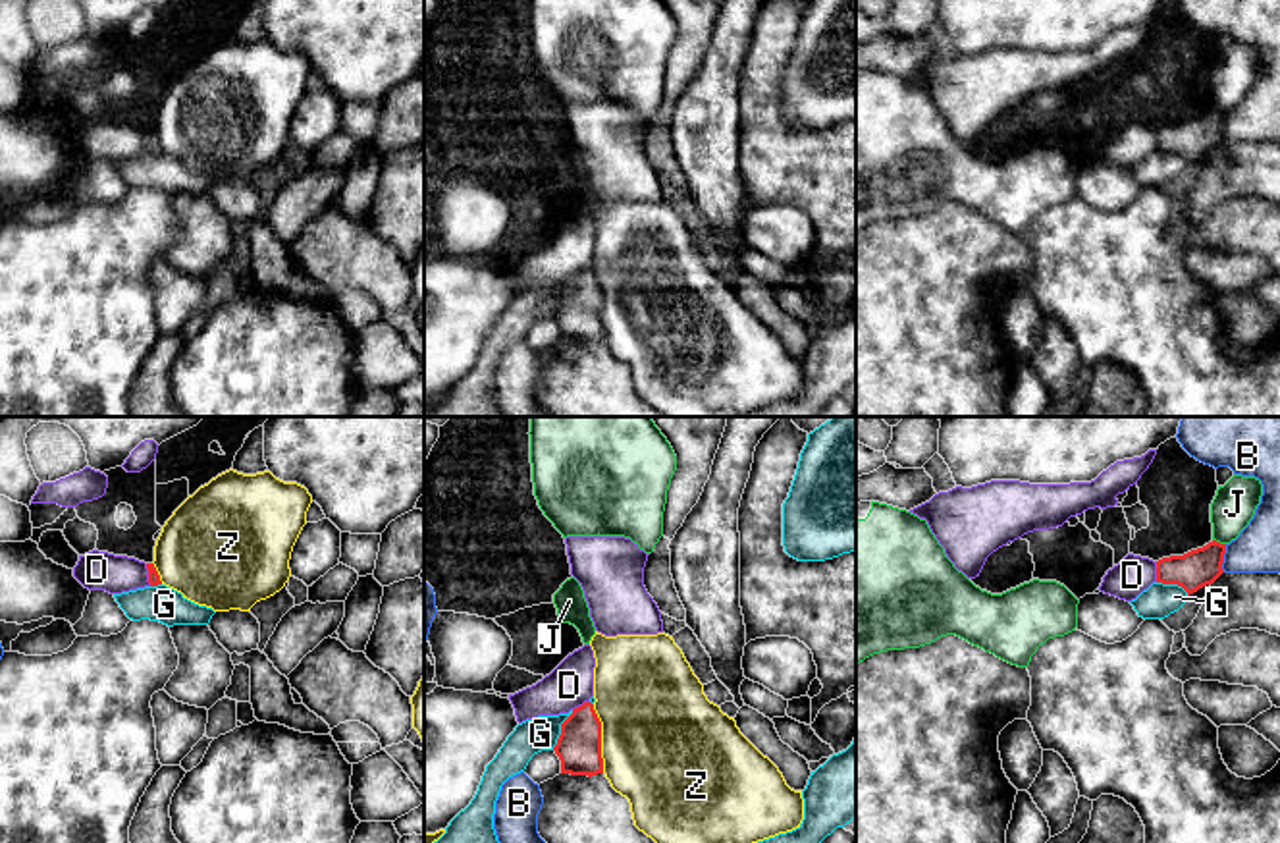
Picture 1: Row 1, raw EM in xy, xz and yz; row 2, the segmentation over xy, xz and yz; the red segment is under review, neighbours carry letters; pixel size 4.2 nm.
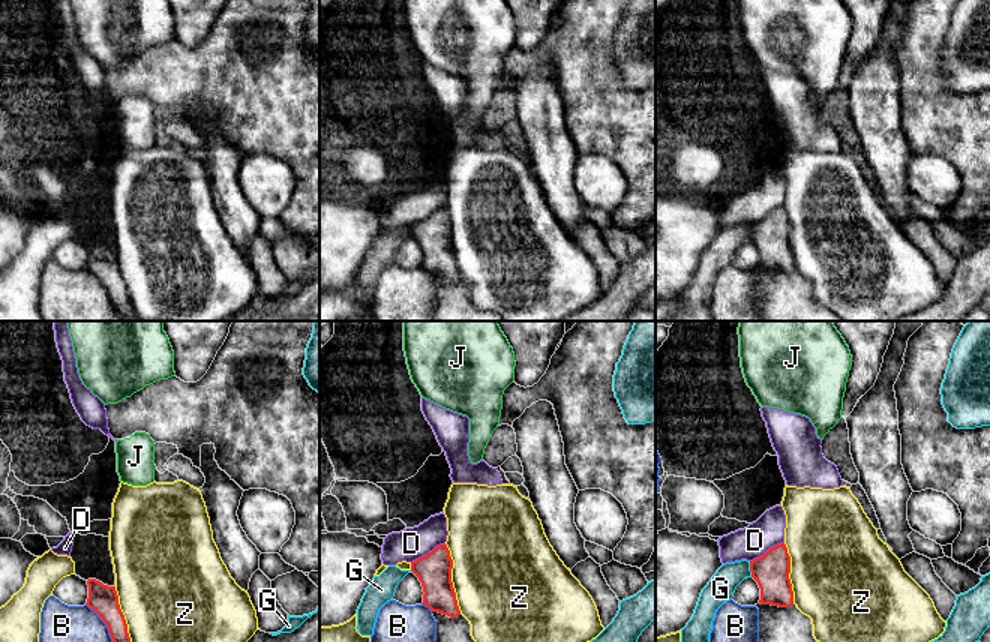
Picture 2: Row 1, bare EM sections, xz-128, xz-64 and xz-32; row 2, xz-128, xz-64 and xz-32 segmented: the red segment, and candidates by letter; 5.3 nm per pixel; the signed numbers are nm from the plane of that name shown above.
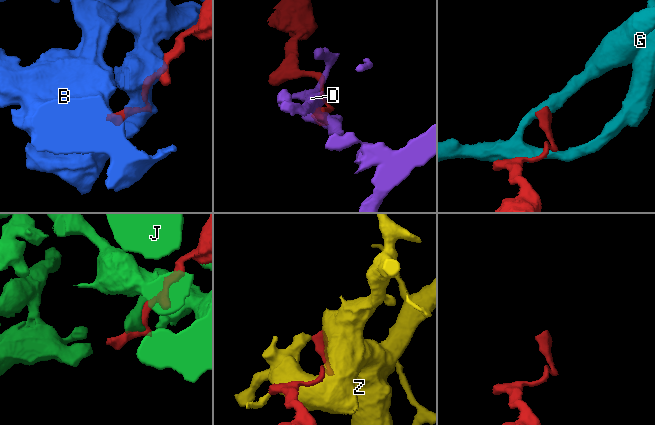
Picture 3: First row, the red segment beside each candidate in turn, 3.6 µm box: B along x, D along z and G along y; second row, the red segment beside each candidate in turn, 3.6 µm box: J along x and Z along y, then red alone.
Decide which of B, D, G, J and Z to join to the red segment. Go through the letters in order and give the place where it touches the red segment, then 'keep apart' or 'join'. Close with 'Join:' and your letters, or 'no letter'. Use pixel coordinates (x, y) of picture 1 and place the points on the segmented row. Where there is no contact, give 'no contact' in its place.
B: yz (1223, 558) | keep apart
D: xy (149, 575) | keep apart
G: xz (561, 730) | keep apart
J: yz (1219, 543) | keep apart
Z: xz (600, 739) | keep apart
Join: no letter

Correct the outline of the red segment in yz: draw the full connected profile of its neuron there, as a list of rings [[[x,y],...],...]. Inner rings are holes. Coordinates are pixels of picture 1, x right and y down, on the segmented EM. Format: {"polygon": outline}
{"polygon": [[[1216,540],[1184,556],[1170,556],[1157,561],[1157,583],[1178,585],[1187,596],[1213,585],[1222,573],[1226,544]]]}

